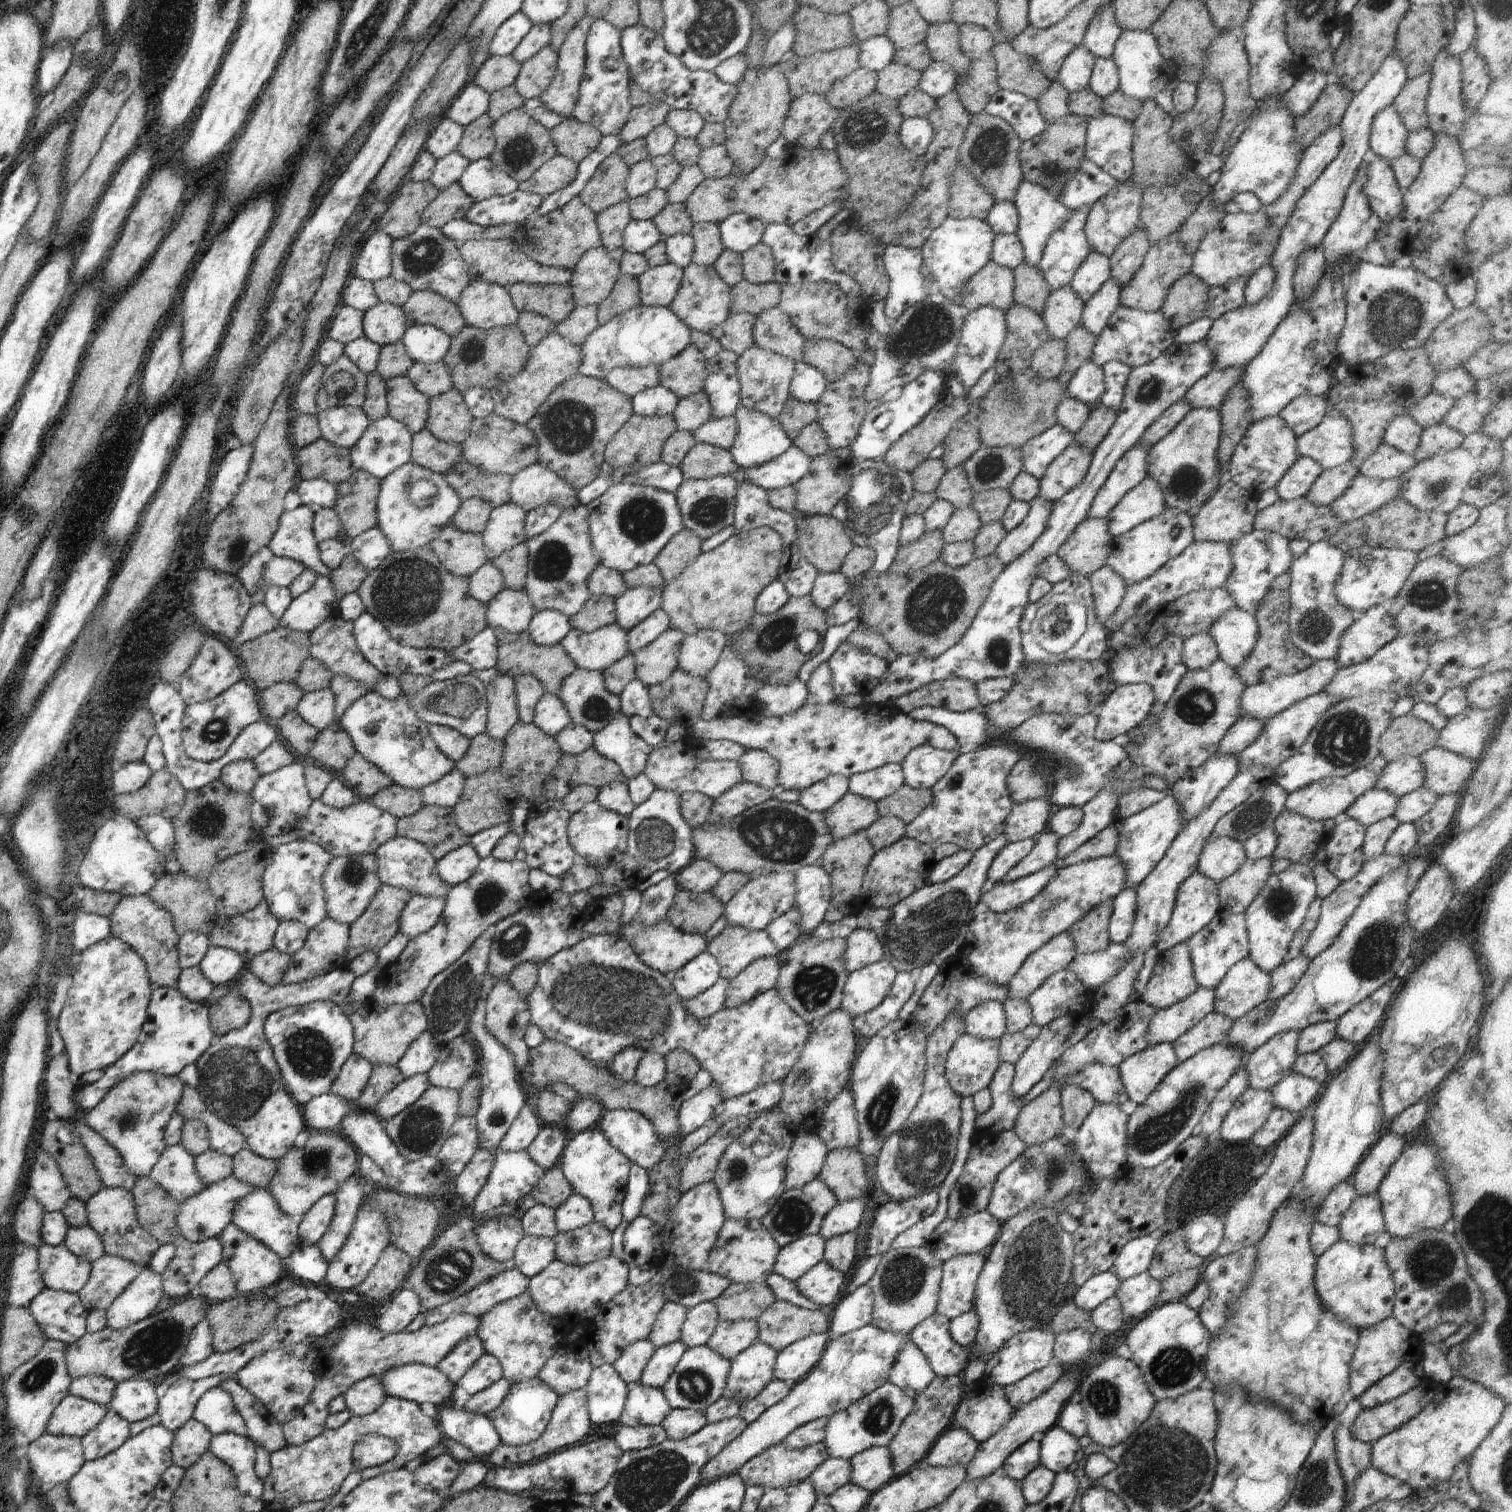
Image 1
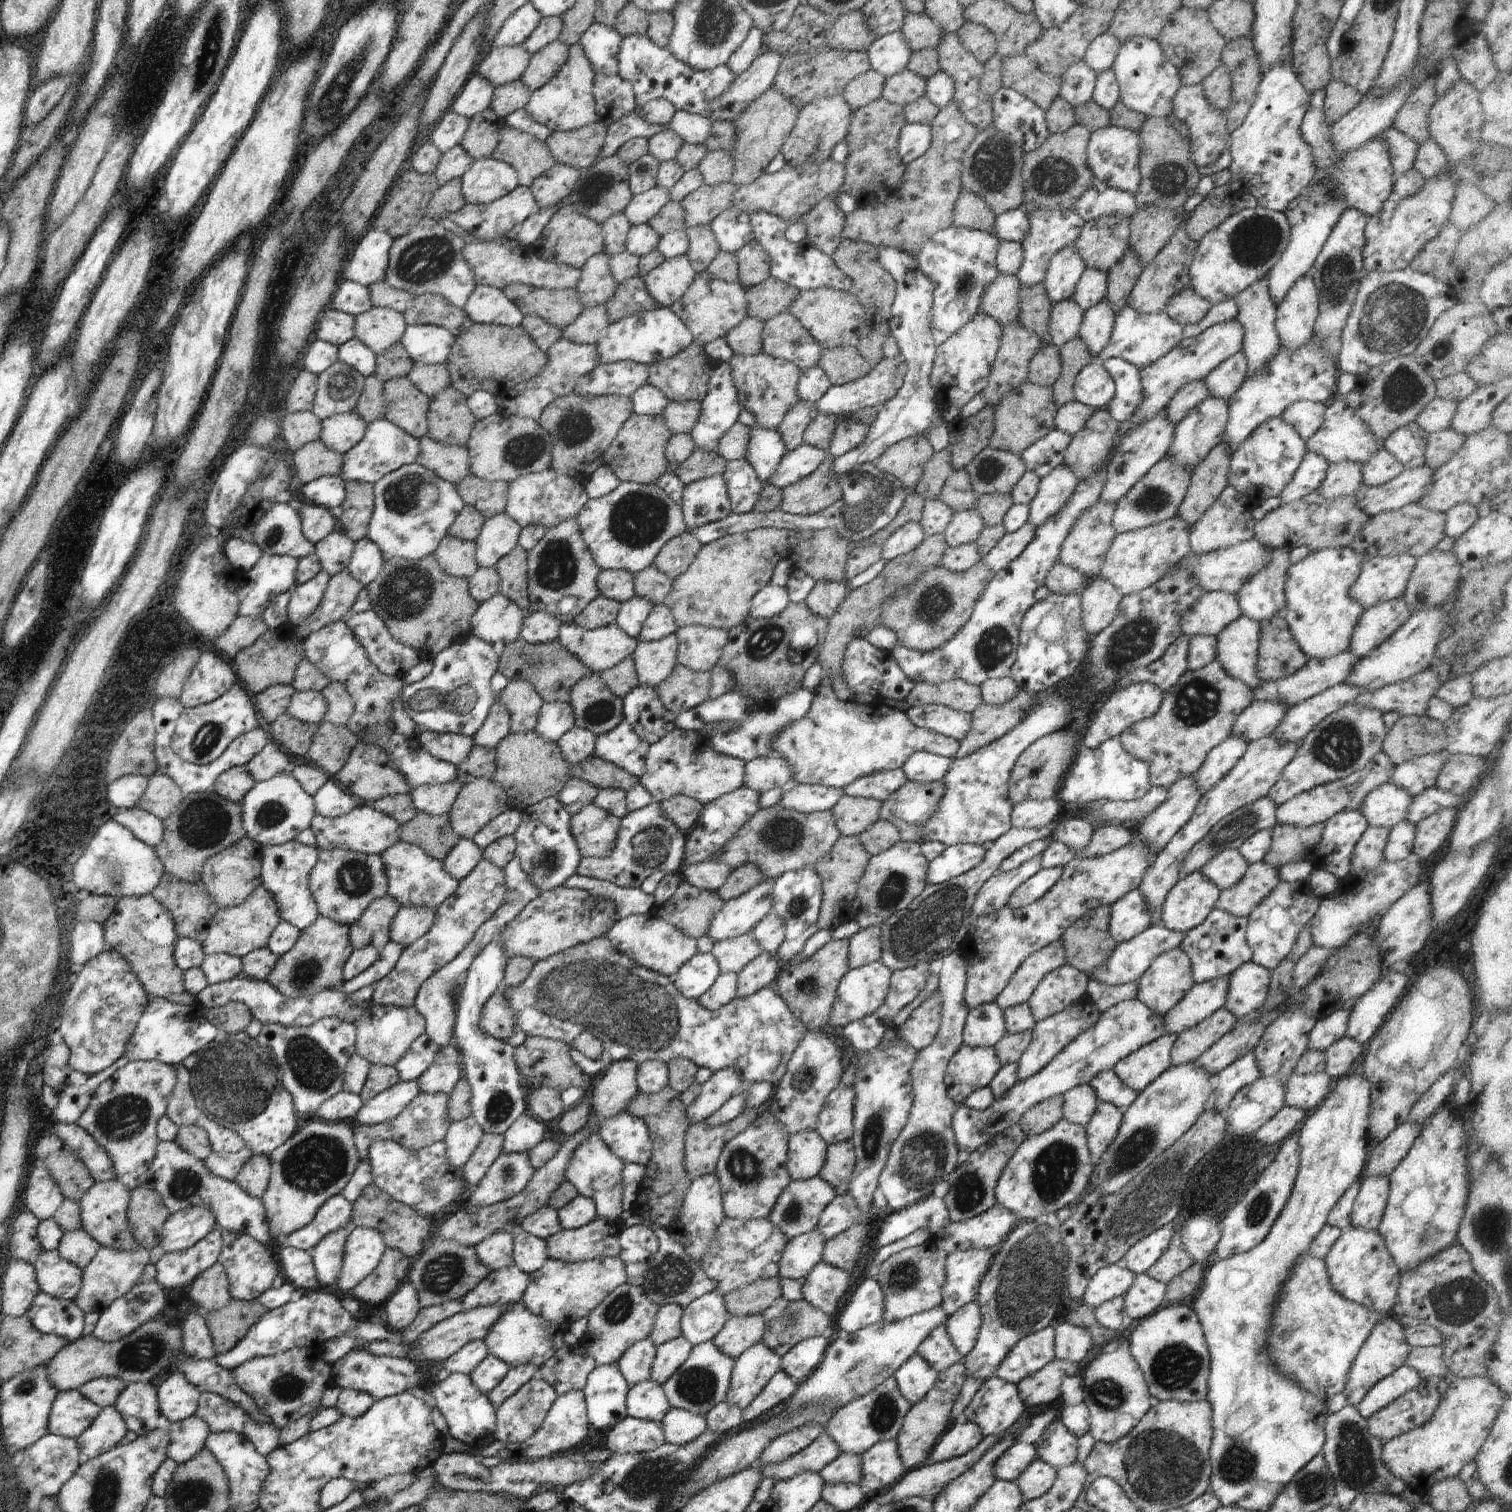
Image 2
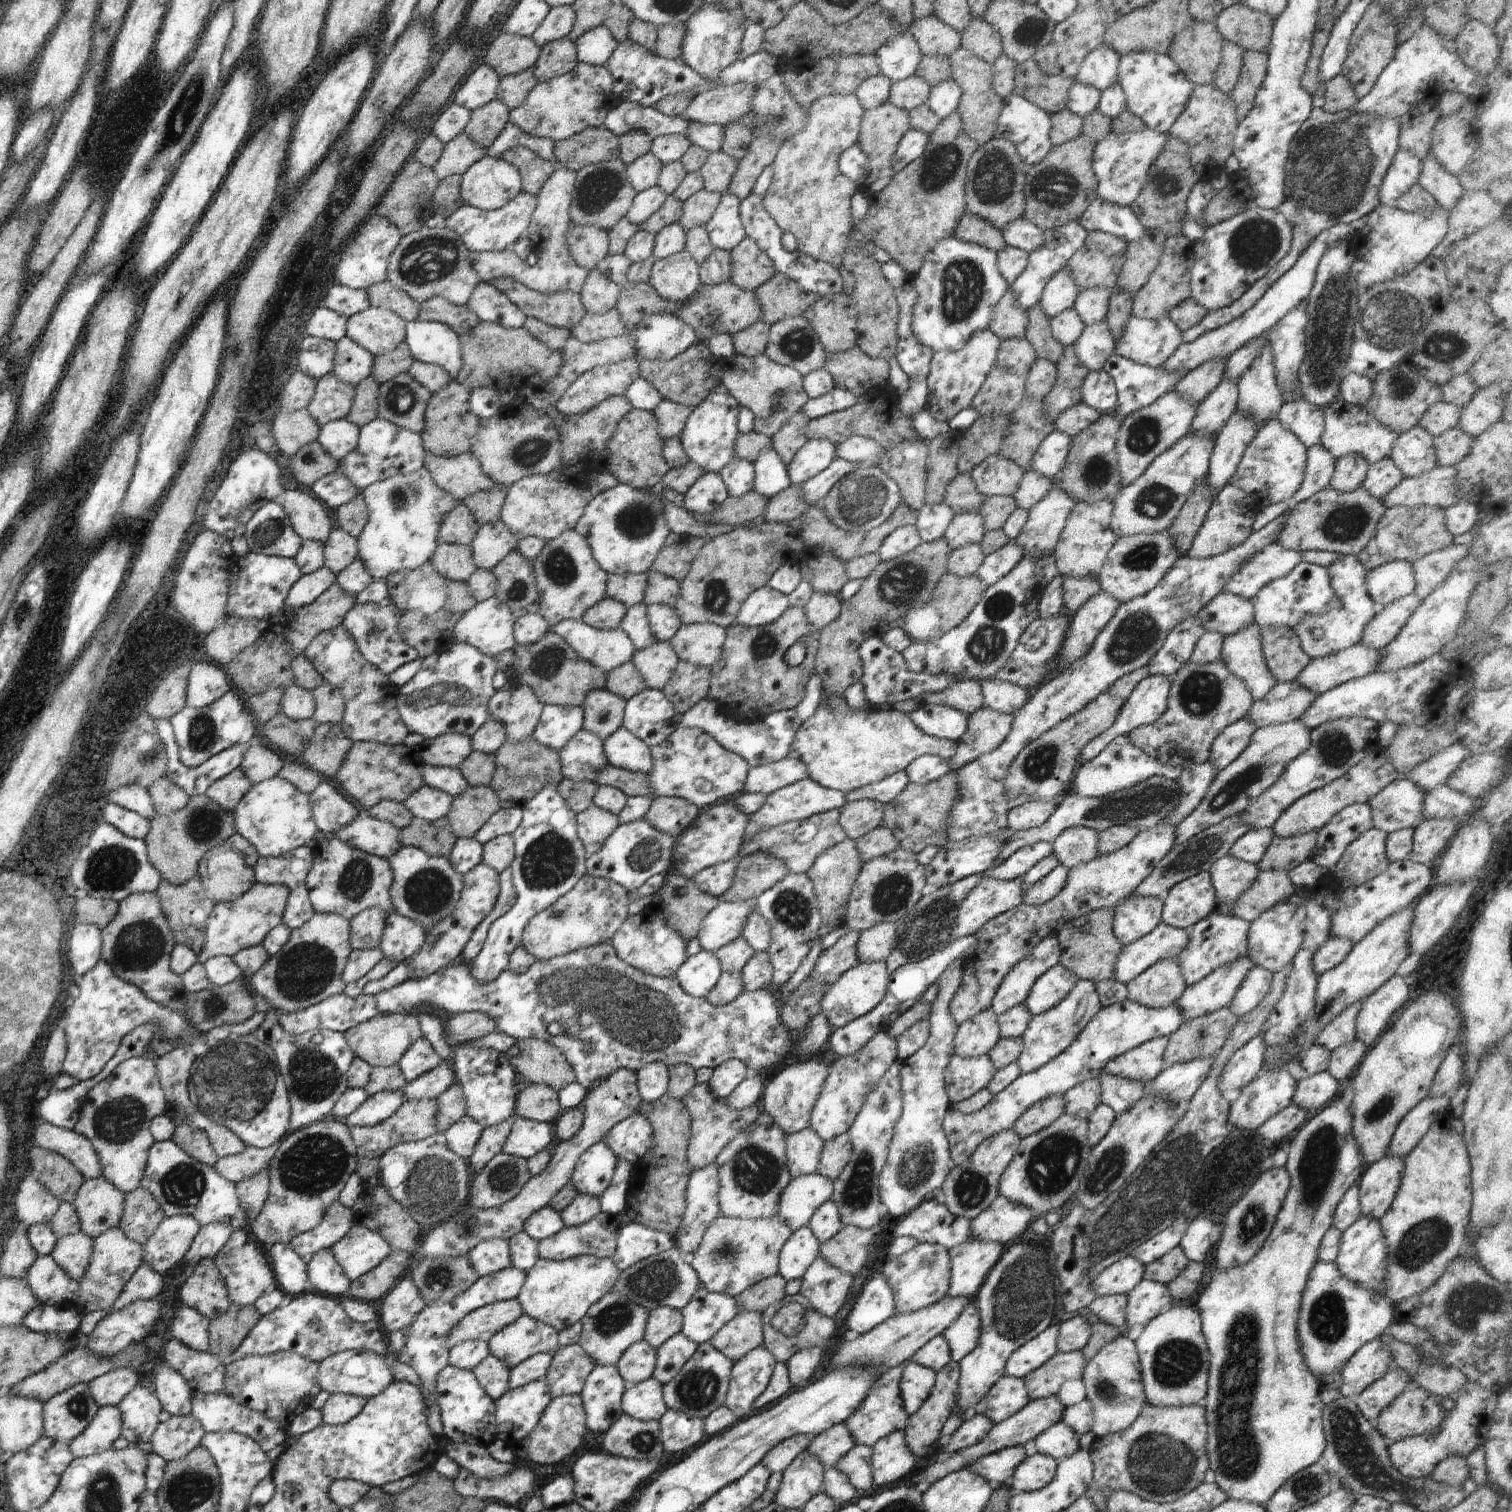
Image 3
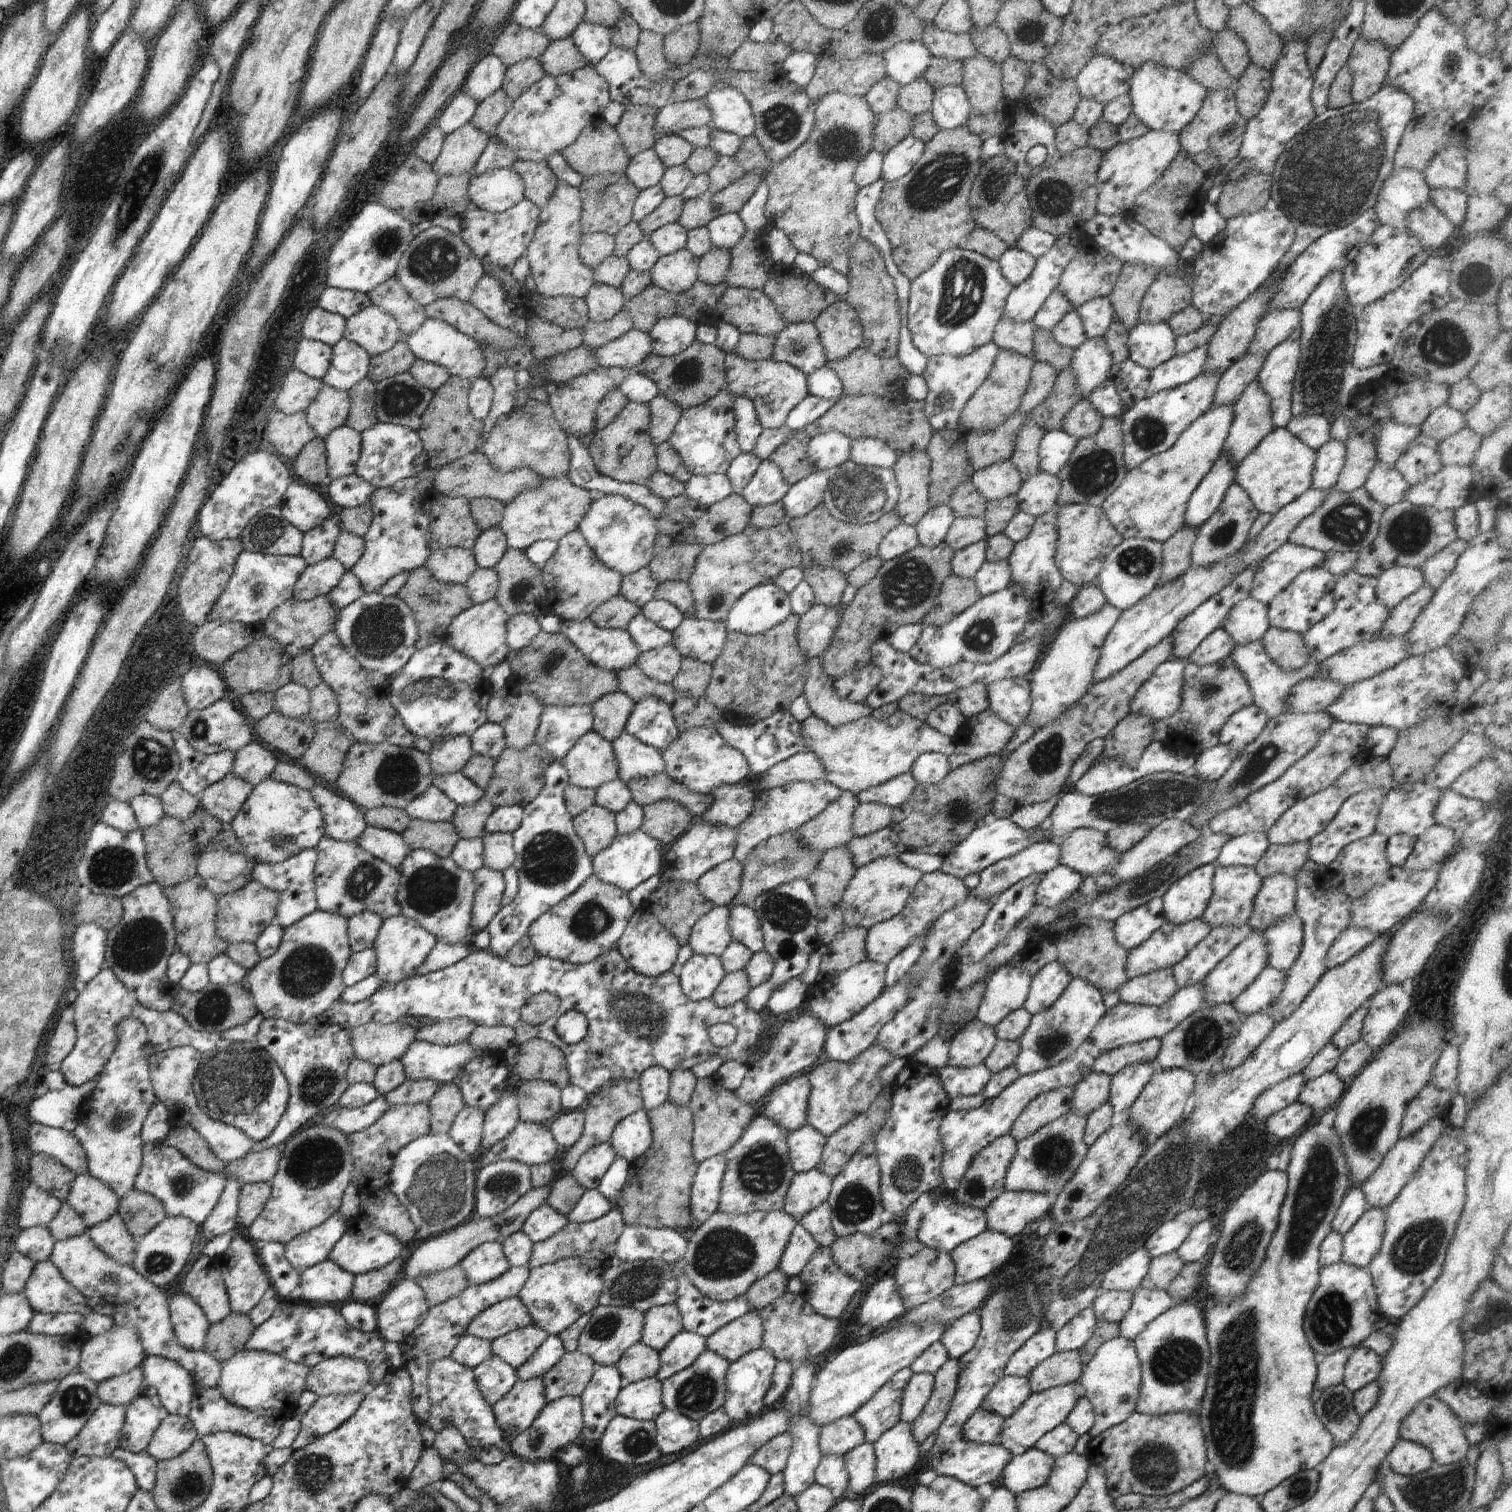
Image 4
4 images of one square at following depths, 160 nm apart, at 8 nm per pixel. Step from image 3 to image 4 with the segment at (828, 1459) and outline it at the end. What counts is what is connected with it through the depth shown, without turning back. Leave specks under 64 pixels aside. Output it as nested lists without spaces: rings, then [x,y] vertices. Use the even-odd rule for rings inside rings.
[[[853,1416],[835,1420],[820,1429],[819,1450],[823,1455],[844,1456],[864,1442],[865,1432]]]

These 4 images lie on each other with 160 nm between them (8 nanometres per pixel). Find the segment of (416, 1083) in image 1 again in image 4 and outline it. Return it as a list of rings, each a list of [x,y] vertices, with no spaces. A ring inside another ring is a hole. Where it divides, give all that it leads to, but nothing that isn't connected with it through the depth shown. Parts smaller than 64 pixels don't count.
[[[378,1095],[373,1101],[358,1108],[349,1109],[336,1105],[316,1121],[320,1125],[337,1128],[348,1136],[371,1127],[389,1108],[390,1104],[385,1095]]]

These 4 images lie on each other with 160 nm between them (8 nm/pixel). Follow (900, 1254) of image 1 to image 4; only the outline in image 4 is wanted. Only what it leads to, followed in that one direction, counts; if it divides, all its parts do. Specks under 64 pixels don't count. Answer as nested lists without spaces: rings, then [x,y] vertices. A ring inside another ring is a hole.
[[[925,1246],[920,1252],[914,1253],[914,1256],[900,1258],[894,1268],[892,1278],[895,1280],[898,1294],[906,1310],[911,1311],[924,1303],[934,1300],[937,1296],[953,1287],[955,1264],[947,1252]]]

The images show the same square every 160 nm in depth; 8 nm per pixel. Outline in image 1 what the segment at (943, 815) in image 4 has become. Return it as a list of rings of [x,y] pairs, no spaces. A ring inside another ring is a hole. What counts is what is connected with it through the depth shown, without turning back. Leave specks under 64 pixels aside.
[[[904,784],[893,795],[877,802],[877,813],[880,817],[897,816],[907,825],[931,803],[932,799],[931,789],[913,789]]]

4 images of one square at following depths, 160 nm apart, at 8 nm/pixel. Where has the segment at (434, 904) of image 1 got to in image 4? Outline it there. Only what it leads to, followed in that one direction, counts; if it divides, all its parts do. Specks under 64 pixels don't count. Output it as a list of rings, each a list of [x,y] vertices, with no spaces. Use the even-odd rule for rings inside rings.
[[[401,914],[383,919],[373,949],[377,954],[377,972],[382,982],[397,983],[406,977],[414,976],[413,972],[427,959],[438,939],[424,930],[418,922]]]

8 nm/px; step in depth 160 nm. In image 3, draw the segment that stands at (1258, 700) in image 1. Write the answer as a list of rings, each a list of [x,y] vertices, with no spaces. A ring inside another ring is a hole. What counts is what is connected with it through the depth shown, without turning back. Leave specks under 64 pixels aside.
[[[1360,643],[1343,651],[1310,659],[1294,682],[1317,695],[1346,681],[1374,673],[1380,648],[1368,648]]]

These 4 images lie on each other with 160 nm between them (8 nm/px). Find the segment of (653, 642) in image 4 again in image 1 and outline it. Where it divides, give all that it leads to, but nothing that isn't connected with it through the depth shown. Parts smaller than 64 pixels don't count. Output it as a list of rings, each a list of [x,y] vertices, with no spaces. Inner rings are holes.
[[[662,587],[629,588],[615,598],[616,623],[625,631],[634,628],[646,620],[654,611],[661,608],[663,593]]]

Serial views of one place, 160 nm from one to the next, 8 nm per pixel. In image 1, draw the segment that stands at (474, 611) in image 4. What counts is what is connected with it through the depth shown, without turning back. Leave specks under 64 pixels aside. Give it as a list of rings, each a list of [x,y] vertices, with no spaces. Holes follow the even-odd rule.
[[[505,588],[486,605],[488,627],[503,628],[508,633],[520,634],[528,630],[535,608],[524,589]]]

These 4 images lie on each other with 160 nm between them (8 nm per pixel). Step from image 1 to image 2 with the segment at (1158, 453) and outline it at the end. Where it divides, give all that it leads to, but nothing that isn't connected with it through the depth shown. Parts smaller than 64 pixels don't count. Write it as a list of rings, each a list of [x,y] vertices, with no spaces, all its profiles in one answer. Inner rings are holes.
[[[1206,397],[1198,406],[1190,409],[1175,426],[1173,440],[1166,456],[1174,465],[1181,465],[1190,473],[1206,459],[1206,456],[1224,441],[1225,427],[1229,419],[1228,405],[1222,399]]]

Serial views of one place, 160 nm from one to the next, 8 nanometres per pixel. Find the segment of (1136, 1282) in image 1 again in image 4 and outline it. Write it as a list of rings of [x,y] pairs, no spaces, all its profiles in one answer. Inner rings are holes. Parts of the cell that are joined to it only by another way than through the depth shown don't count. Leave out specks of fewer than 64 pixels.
[[[1138,1287],[1133,1291],[1126,1316],[1119,1322],[1120,1337],[1134,1340],[1147,1324],[1175,1304],[1176,1301],[1164,1289]]]

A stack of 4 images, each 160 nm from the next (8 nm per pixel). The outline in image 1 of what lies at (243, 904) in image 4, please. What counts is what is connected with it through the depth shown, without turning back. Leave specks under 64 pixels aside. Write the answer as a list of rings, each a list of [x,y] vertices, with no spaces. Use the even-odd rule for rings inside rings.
[[[266,898],[252,910],[232,918],[218,917],[208,935],[210,946],[231,949],[246,961],[274,949],[273,939],[280,921],[268,908]]]

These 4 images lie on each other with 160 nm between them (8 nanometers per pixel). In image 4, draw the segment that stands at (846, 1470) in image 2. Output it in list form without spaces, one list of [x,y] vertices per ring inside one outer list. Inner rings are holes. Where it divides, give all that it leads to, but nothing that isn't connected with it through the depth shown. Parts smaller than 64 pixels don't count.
[[[864,1442],[850,1449],[843,1459],[849,1476],[849,1492],[856,1493],[862,1498],[877,1485],[875,1482],[877,1458],[873,1444]]]

